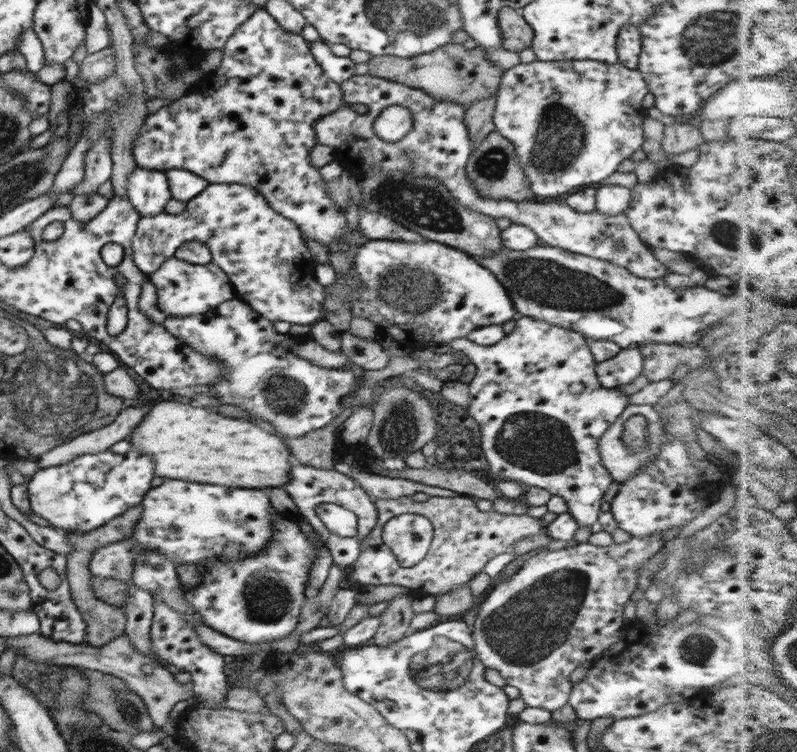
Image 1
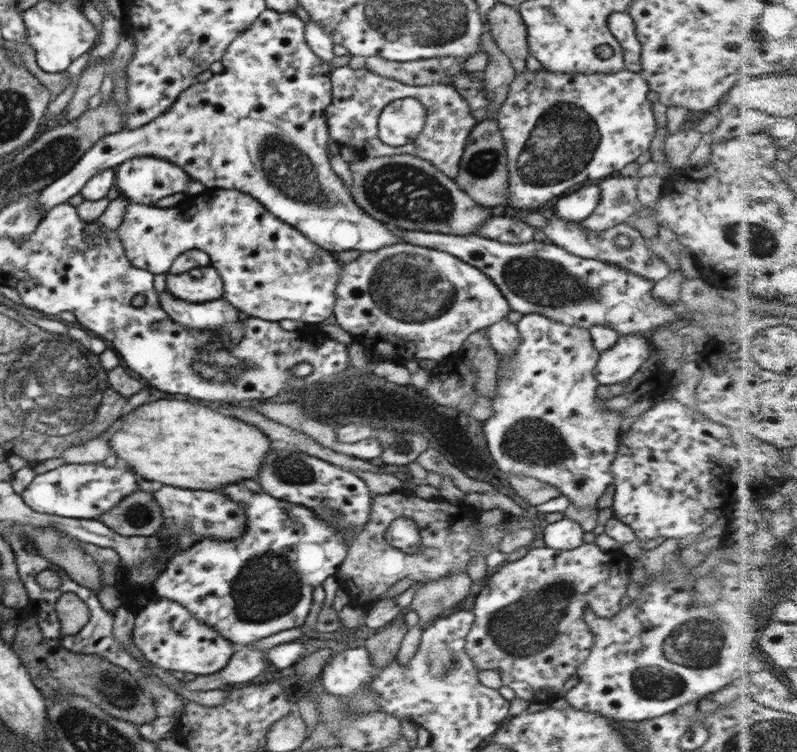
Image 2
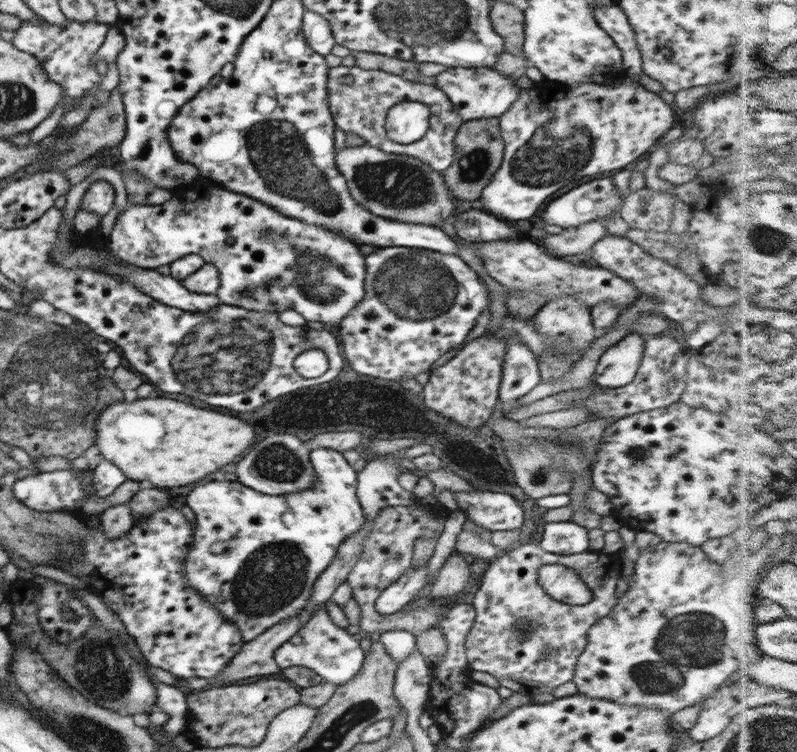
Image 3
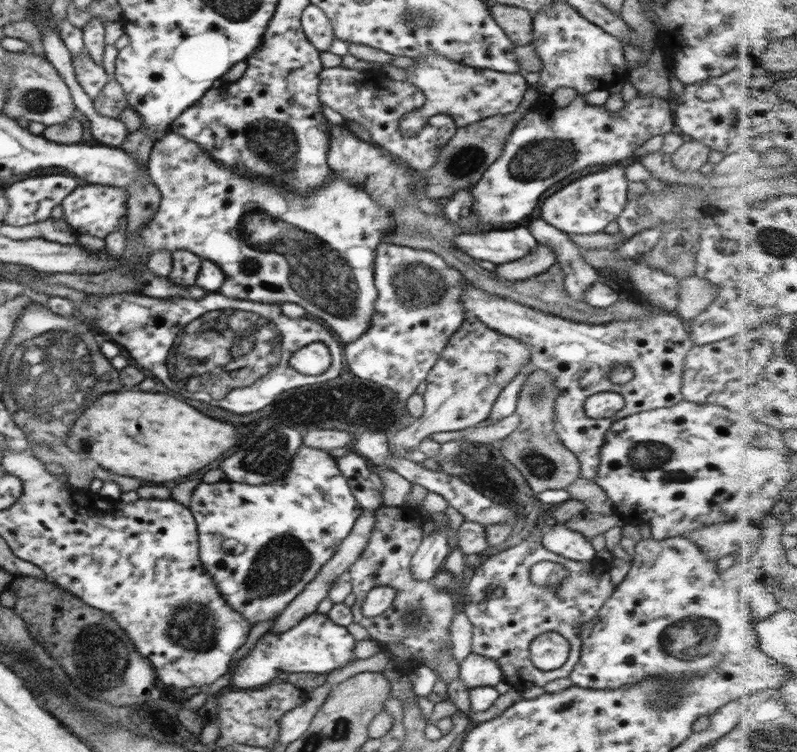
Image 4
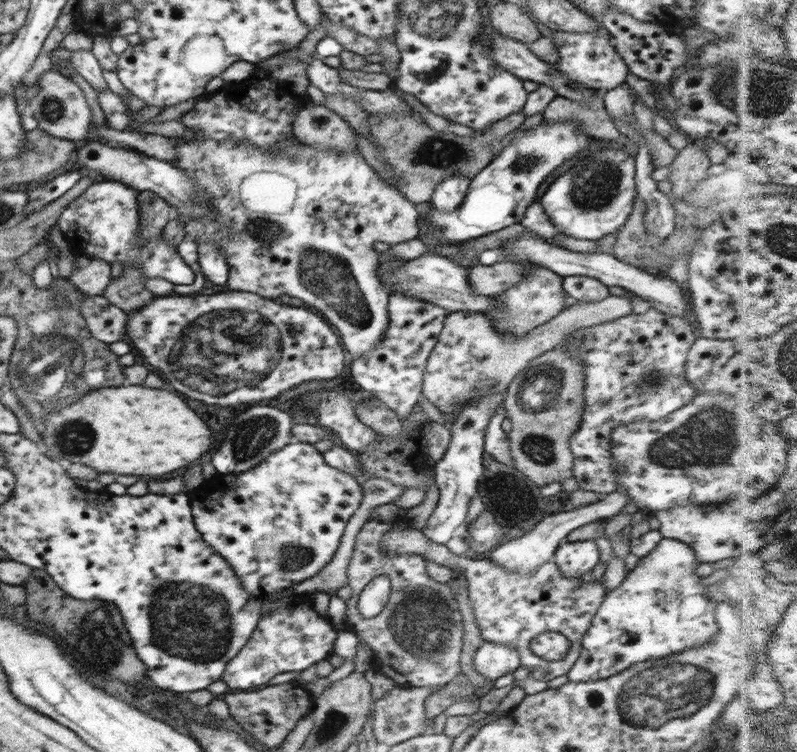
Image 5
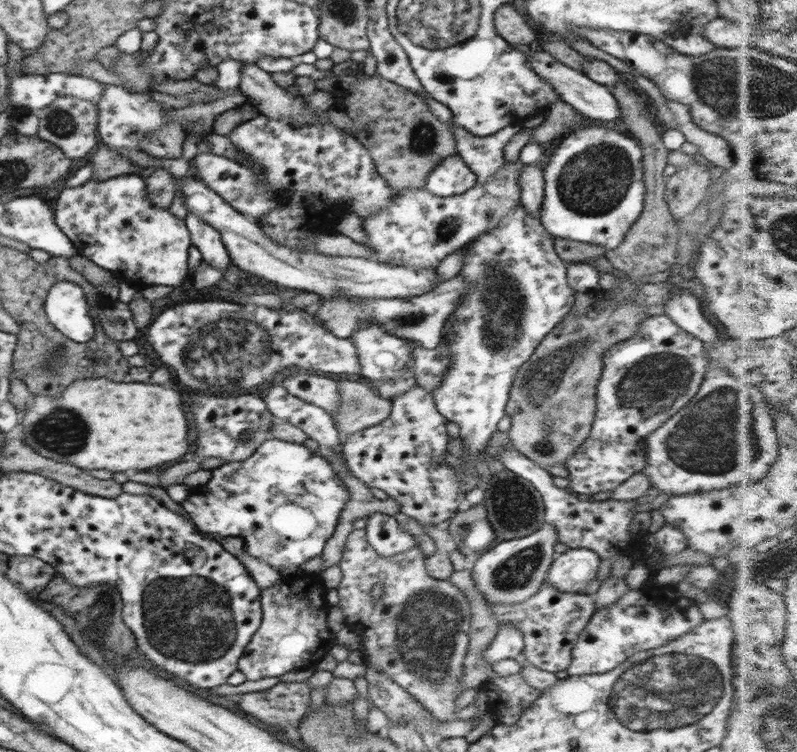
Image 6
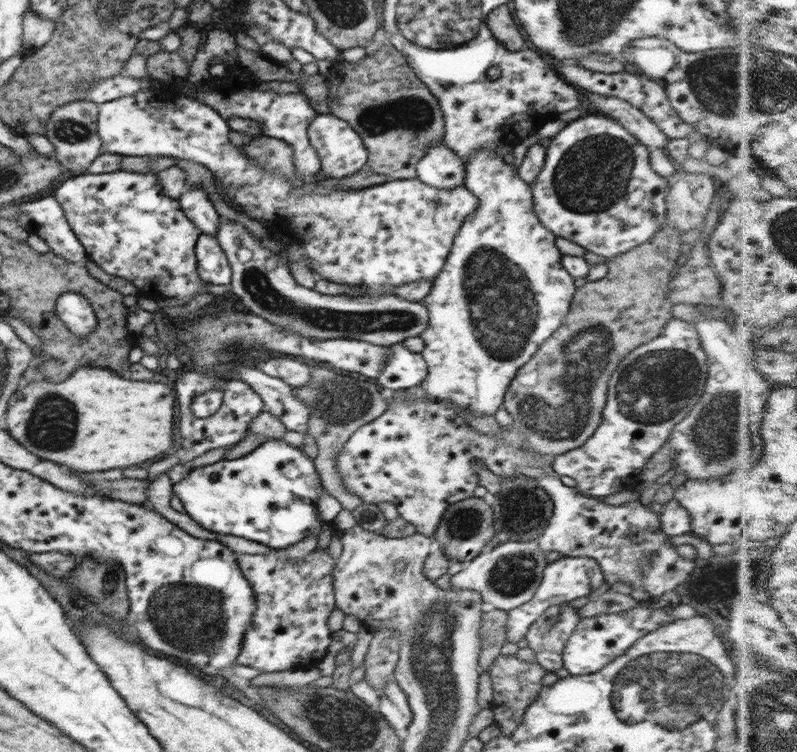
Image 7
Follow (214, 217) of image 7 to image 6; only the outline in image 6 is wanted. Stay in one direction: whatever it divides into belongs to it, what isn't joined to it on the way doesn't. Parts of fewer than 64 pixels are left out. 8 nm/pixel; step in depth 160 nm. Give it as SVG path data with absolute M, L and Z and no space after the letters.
M189 212L184 220L187 230L190 232L192 245L201 252L203 259L214 268L224 270L231 264L231 258L227 248L222 244L221 234L204 220L200 220L195 214Z

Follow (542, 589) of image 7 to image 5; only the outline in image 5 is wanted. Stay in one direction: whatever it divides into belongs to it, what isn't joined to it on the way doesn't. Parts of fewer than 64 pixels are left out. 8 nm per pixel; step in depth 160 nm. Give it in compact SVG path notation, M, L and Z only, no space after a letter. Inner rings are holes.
M594 540L564 541L558 545L552 560L558 565L562 576L570 578L589 577L592 568L600 562ZM485 642L474 654L474 670L491 681L514 673L520 666L520 655L510 645Z

